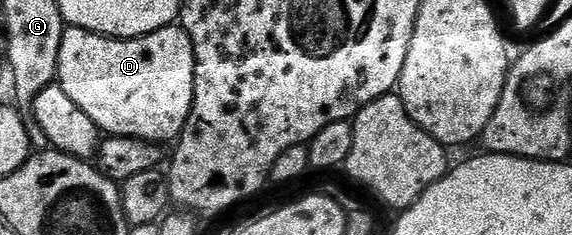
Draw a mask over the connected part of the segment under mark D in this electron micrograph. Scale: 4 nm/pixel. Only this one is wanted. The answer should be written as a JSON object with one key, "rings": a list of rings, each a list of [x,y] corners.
{"rings":[[[179,25],[162,27],[159,31],[142,35],[136,39],[111,39],[108,35],[98,35],[80,27],[68,26],[60,49],[57,86],[65,89],[65,93],[69,93],[69,97],[73,101],[77,101],[77,105],[81,105],[81,109],[85,109],[85,113],[89,113],[89,117],[93,117],[93,121],[99,126],[100,132],[107,135],[128,135],[134,139],[148,139],[151,143],[163,145],[166,144],[166,139],[171,139],[170,141],[178,140],[191,112],[193,89],[195,88],[195,50],[193,49],[193,41],[189,37],[189,33]]]}

